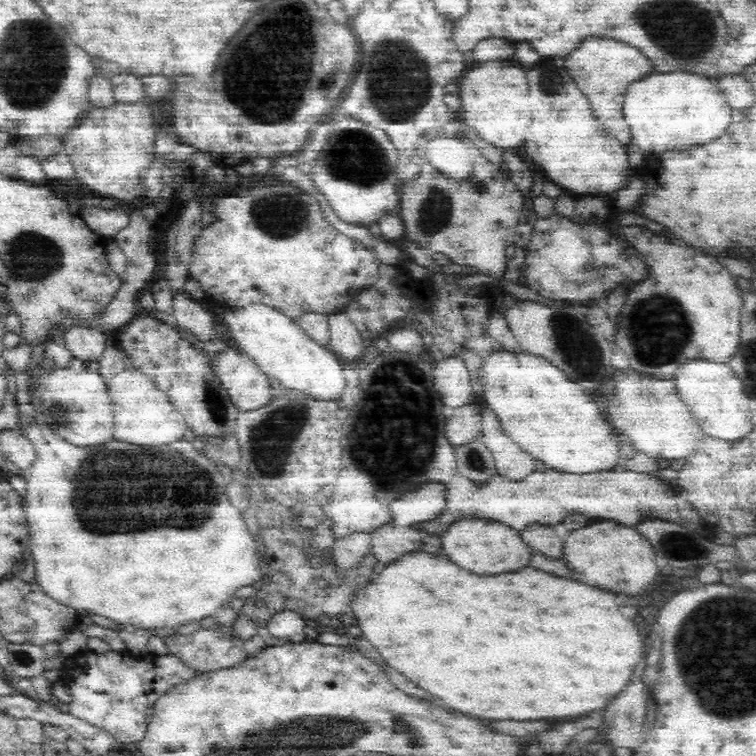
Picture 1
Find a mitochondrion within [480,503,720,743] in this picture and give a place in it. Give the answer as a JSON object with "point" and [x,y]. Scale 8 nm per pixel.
{"point":[671,541]}

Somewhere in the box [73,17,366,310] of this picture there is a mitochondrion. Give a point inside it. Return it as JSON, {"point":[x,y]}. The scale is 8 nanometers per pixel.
{"point":[262,111]}

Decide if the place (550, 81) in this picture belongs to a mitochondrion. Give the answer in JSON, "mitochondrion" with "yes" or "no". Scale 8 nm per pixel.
{"mitochondrion":"yes"}

